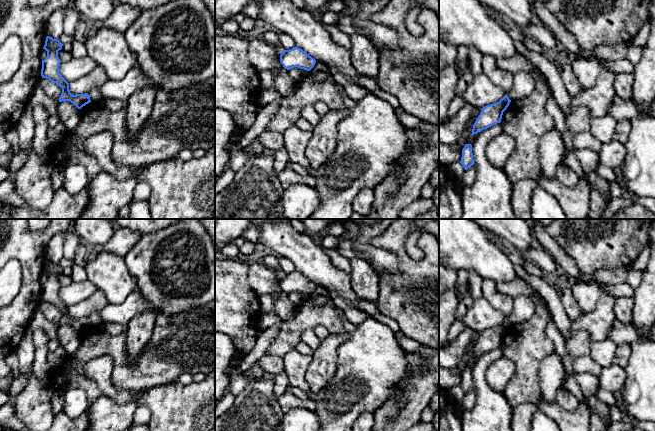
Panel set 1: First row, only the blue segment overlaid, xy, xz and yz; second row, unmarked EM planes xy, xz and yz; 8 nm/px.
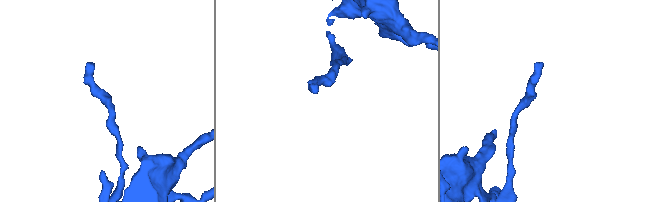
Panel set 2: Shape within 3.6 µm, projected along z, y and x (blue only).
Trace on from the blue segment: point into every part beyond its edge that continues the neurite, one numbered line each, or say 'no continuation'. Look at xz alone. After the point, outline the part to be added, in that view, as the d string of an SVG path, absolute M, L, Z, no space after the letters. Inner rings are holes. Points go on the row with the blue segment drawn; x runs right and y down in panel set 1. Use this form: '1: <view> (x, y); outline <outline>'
no continuation

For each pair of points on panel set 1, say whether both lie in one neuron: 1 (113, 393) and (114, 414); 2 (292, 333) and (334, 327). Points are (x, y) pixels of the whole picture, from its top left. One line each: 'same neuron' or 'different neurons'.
1: different neurons
2: same neuron

